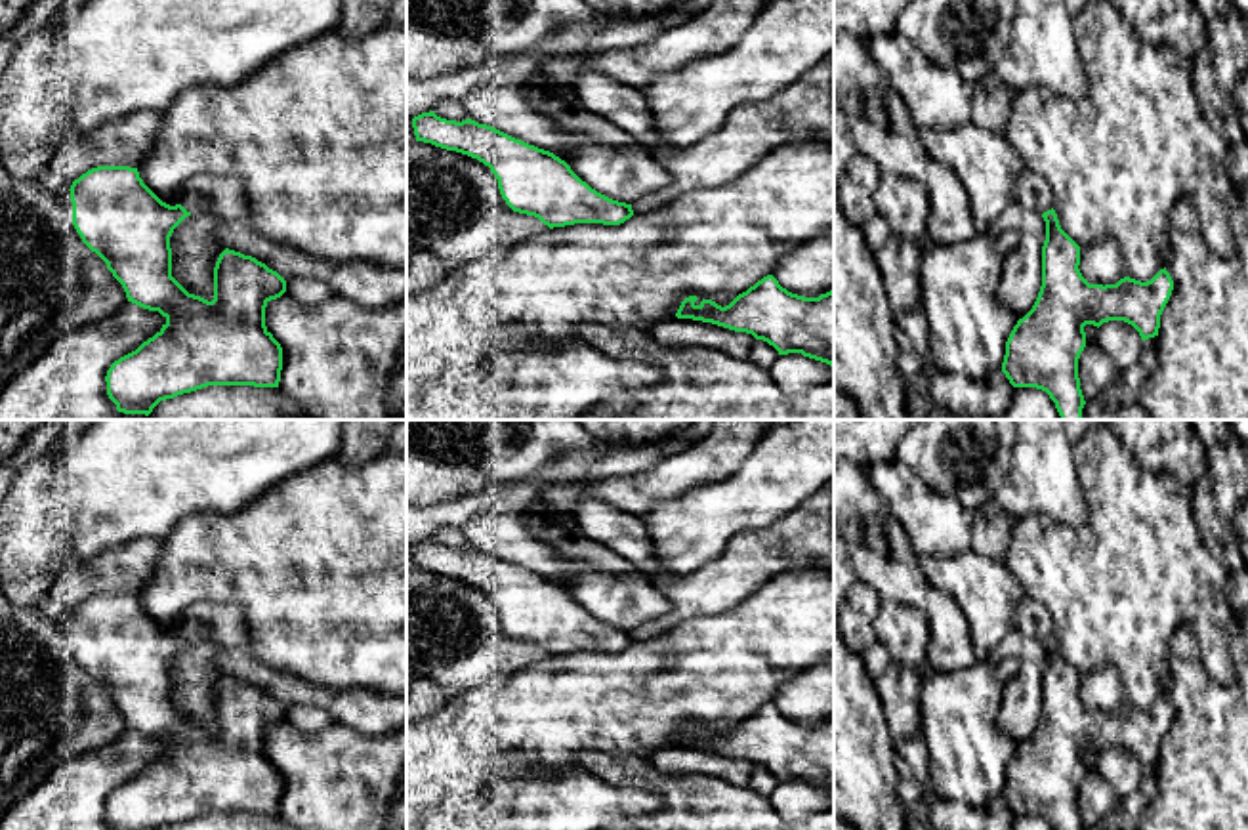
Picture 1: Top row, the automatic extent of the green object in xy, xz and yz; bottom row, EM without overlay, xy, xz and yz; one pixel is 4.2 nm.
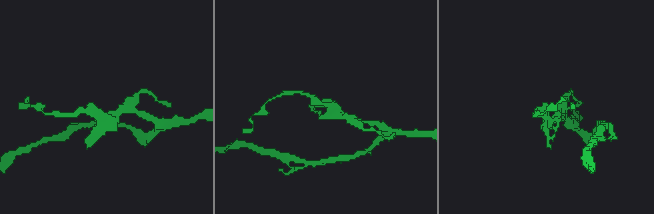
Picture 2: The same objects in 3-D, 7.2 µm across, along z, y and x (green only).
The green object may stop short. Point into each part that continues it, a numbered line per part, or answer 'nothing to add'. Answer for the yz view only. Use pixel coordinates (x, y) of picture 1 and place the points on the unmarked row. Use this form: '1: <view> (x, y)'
1: yz (1031, 619)

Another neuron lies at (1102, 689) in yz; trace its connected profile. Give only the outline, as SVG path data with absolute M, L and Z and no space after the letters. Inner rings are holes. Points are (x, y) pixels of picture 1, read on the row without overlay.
M1109 664L1080 674L1078 696L1090 712L1116 712L1126 704L1122 681L1116 670Z

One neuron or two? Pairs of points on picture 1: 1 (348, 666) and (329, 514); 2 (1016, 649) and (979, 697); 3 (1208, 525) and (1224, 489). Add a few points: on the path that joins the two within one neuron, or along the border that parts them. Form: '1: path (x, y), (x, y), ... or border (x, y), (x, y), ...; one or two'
1: path (348, 628), (342, 622), (342, 571), (334, 552); one
2: border (987, 657), (1014, 664), (1002, 705); two
3: path (1218, 516), (1224, 510), (1224, 498); one

